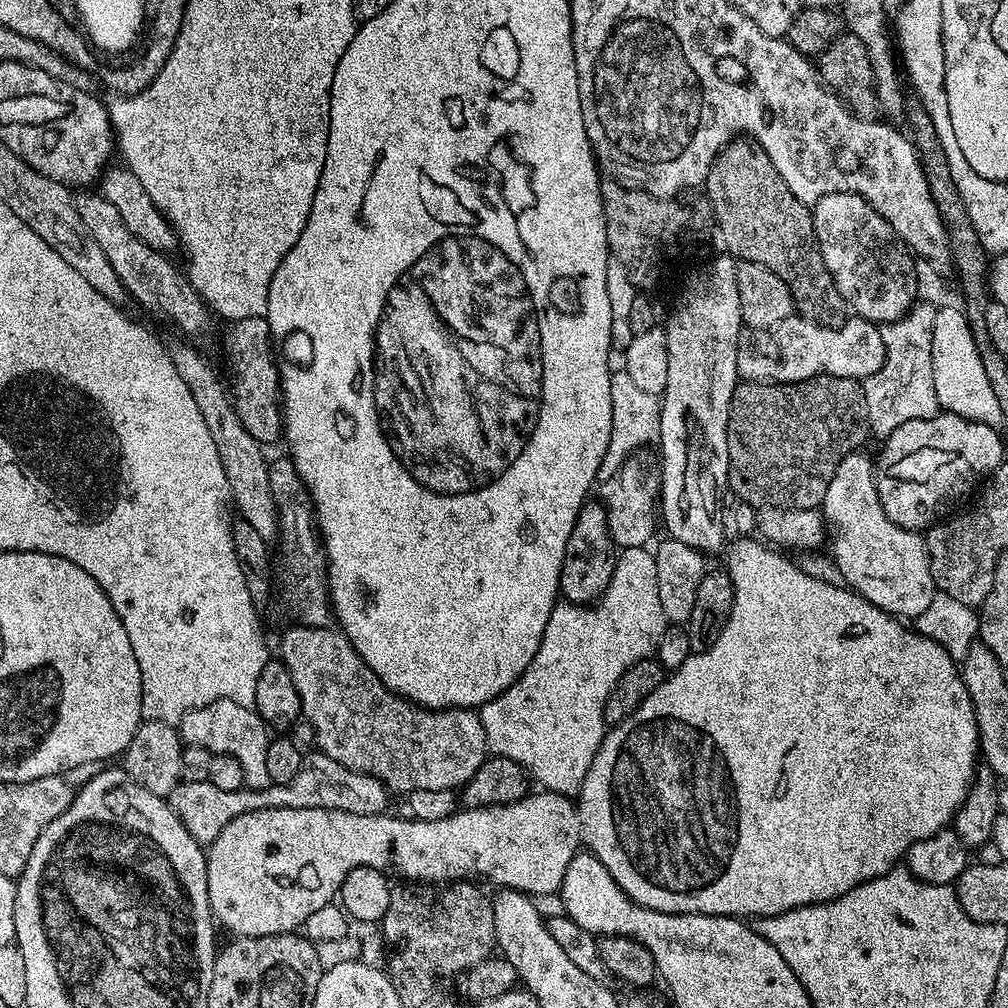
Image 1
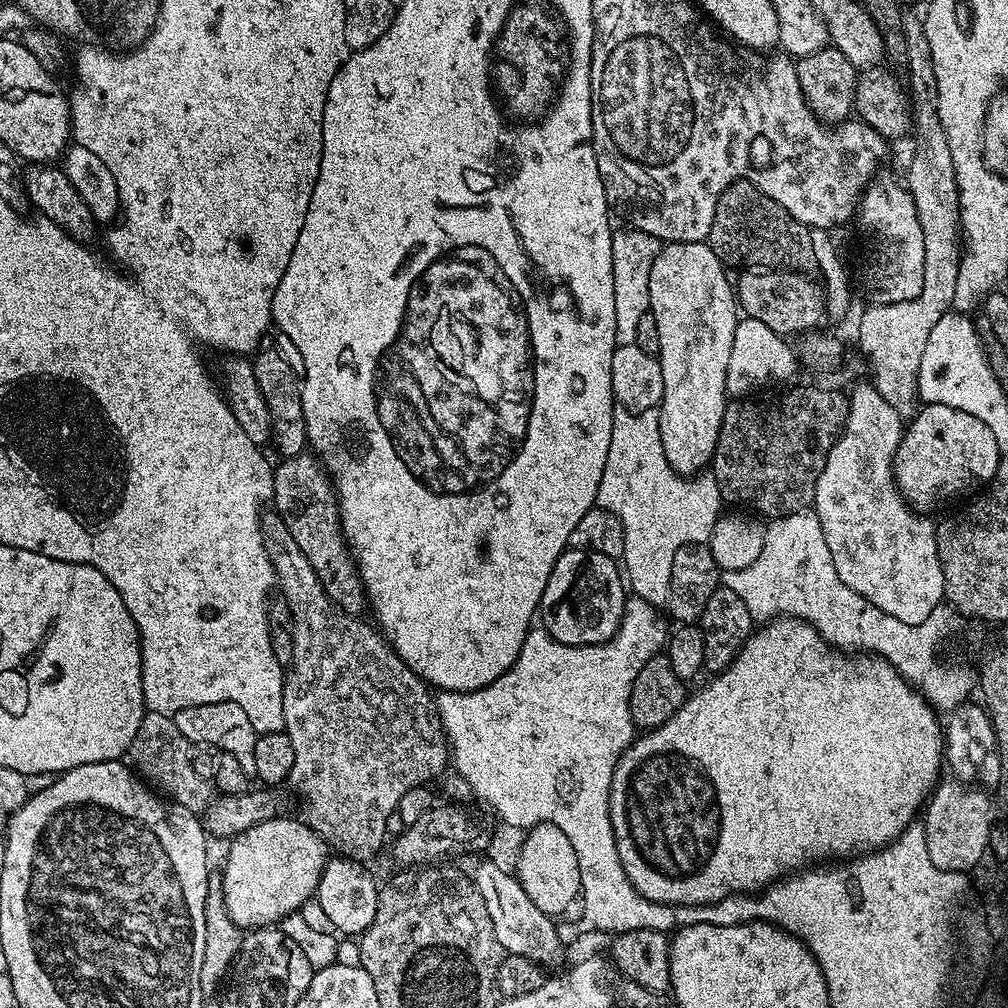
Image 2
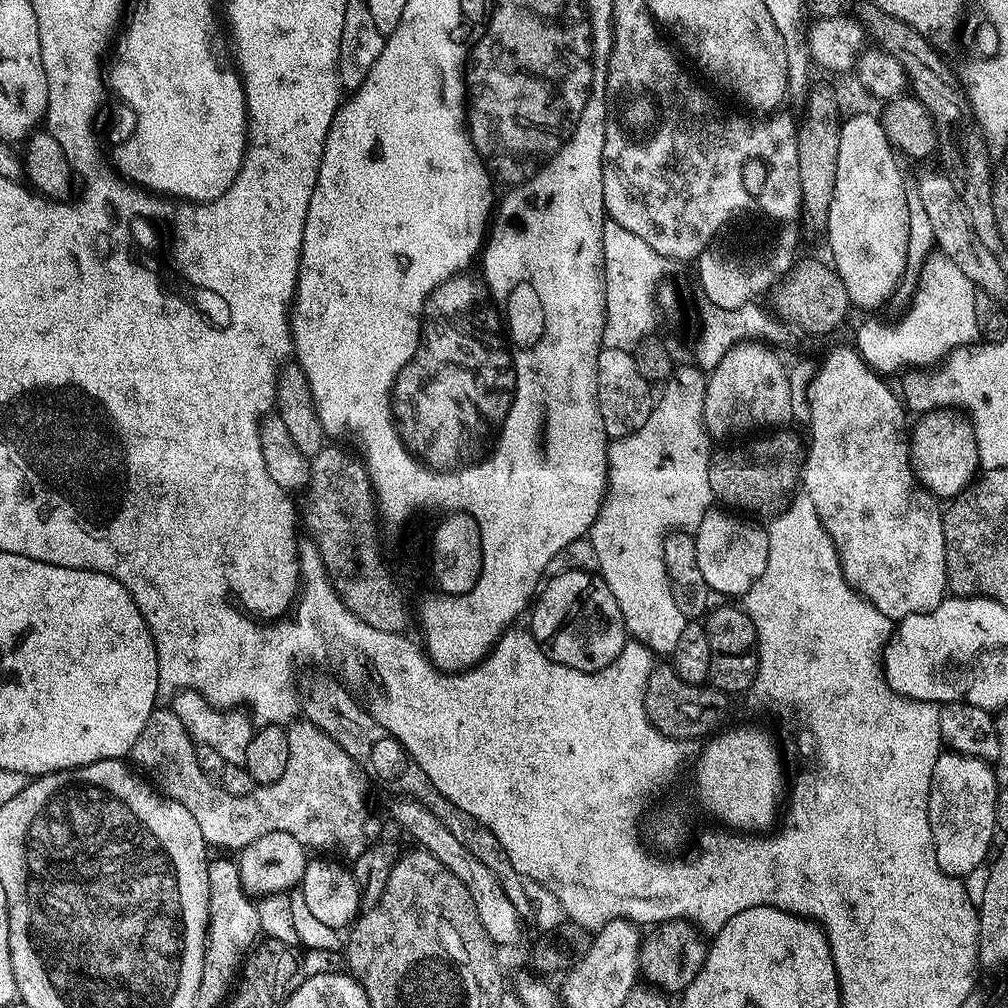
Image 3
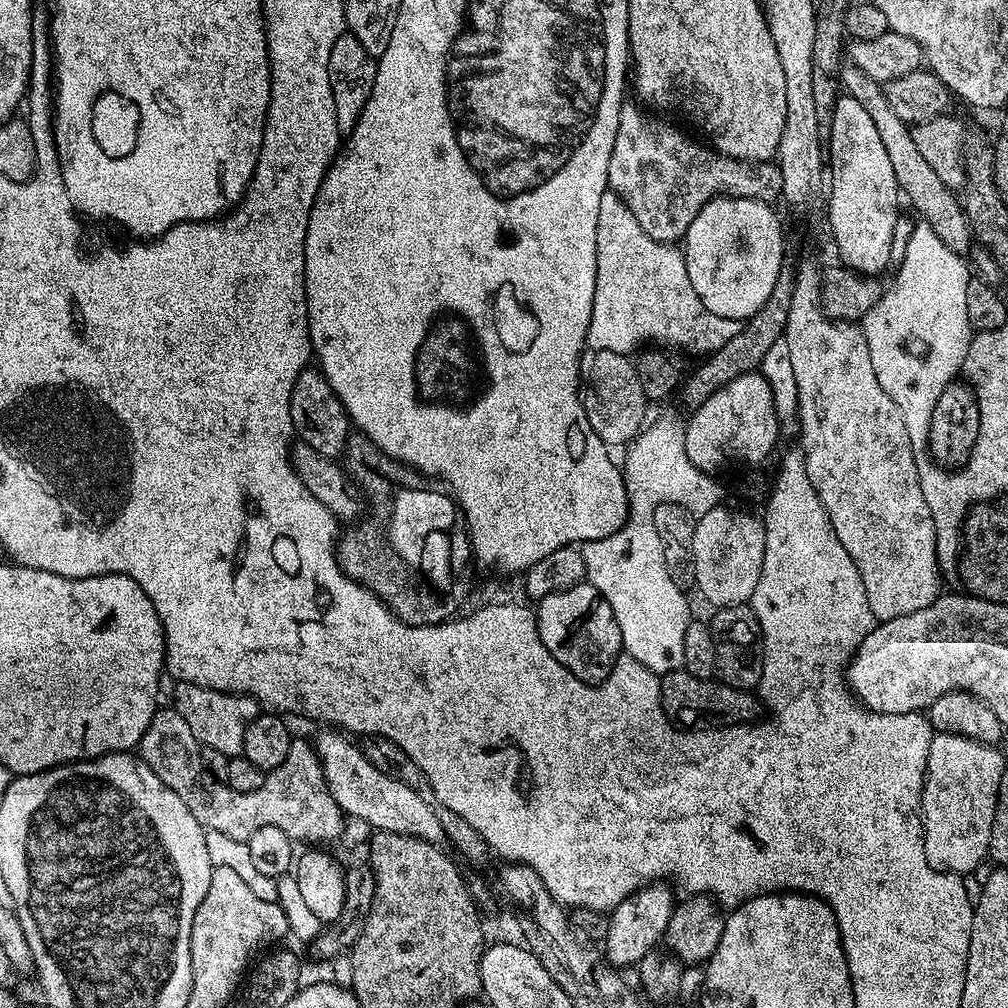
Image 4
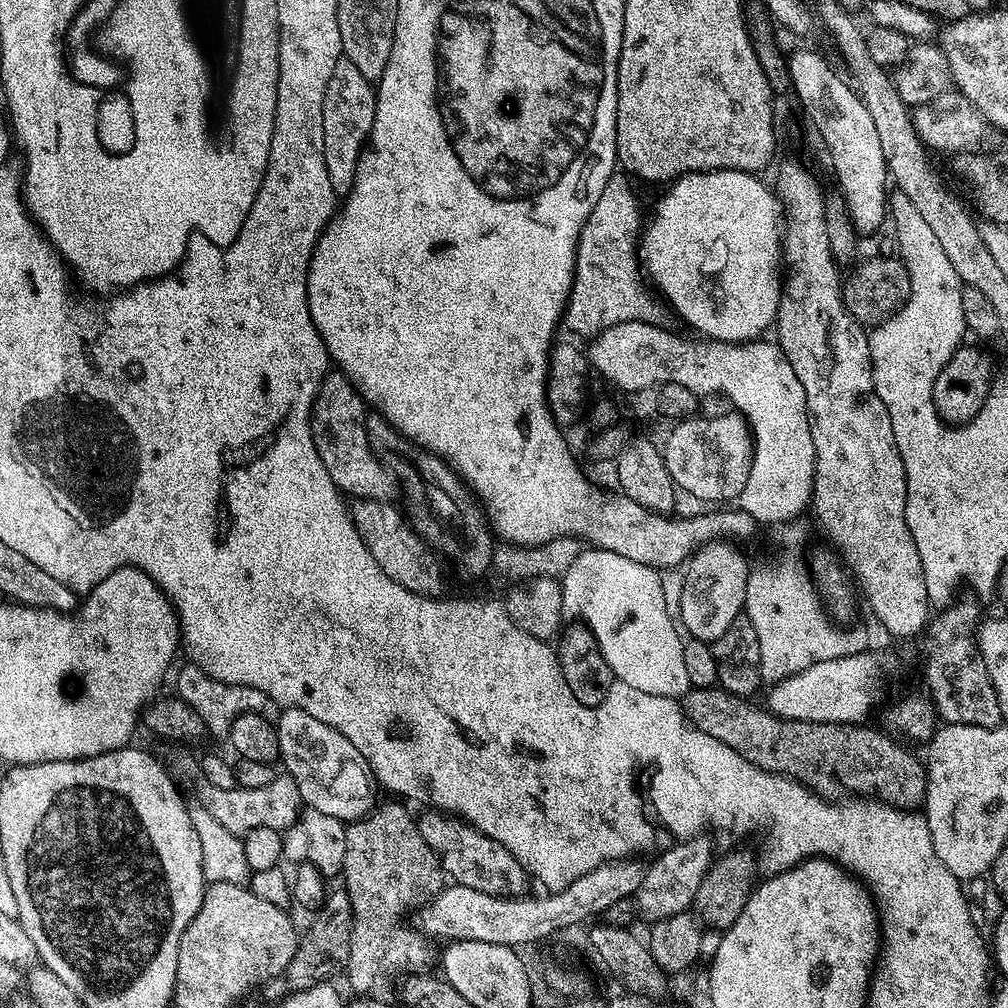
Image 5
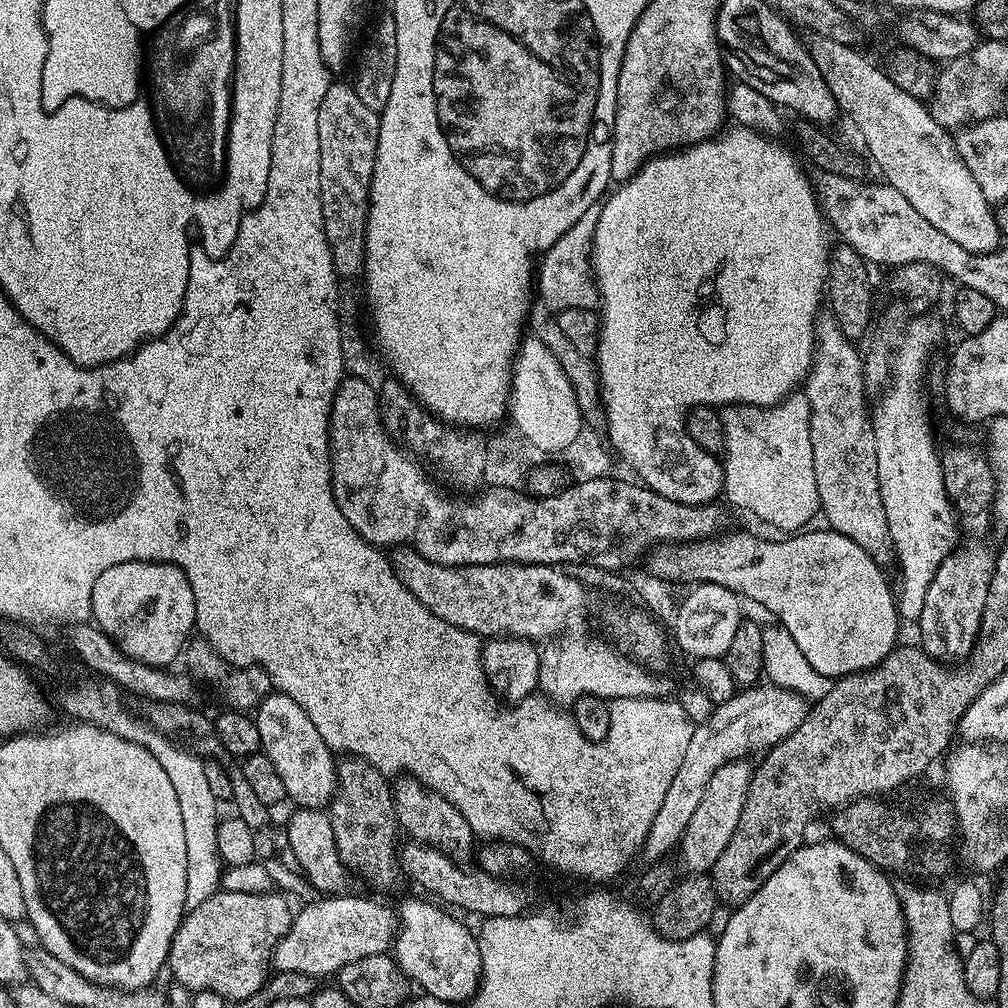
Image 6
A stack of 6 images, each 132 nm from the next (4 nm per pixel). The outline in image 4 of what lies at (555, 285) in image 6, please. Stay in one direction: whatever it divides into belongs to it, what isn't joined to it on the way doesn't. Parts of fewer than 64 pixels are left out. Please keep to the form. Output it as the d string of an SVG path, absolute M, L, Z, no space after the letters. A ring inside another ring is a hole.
M609 190L602 194L596 225L596 281L588 327L588 344L592 352L614 350L614 354L628 356L647 345L647 340L657 340L657 345L669 344L672 348L689 352L695 358L703 358L714 354L714 350L722 350L730 338L740 333L741 321L718 318L718 314L710 314L710 310L702 306L702 298L698 298L698 294L694 294L694 286L690 286L690 274L686 270L683 251L676 244L663 244L650 238L650 234L638 226L638 218L630 214L616 192Z

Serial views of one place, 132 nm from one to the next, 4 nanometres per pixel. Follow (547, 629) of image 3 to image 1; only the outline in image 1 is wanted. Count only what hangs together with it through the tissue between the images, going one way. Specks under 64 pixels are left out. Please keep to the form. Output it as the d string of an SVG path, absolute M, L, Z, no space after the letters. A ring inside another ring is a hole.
M586 502L576 519L574 530L566 542L566 554L560 571L560 592L565 601L573 604L589 605L599 600L610 586L618 549L608 532L608 509L603 503Z

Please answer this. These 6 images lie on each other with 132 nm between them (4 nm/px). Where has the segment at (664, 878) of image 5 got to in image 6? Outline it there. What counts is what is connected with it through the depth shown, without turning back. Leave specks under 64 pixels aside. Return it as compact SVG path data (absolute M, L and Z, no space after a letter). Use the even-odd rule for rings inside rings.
M747 759L730 760L718 770L714 770L714 778L706 782L706 790L702 794L702 802L698 810L690 818L690 826L686 826L684 836L678 845L679 863L685 864L689 873L711 873L718 862L722 850L726 850L730 838L734 838L734 830L738 830L738 818L742 818L742 806L746 806L746 794L752 781L753 765Z

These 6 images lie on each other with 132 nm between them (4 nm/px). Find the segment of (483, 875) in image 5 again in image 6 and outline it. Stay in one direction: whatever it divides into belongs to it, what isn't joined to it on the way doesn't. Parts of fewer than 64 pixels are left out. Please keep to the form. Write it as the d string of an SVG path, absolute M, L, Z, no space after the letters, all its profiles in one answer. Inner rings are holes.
M401 775L392 789L396 823L401 829L409 832L411 839L417 844L429 844L434 850L442 850L451 860L468 862L473 859L478 837L471 826L462 818L458 806L454 806L442 794L424 787L412 776Z

